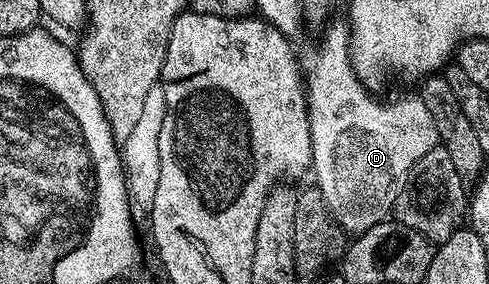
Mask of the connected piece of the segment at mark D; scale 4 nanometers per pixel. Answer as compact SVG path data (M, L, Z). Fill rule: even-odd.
M331 23L322 30L323 38L319 41L319 46L305 57L305 88L307 90L307 118L309 119L309 131L311 132L311 169L315 173L314 184L321 191L323 202L327 205L327 210L331 213L331 218L341 226L344 233L348 235L358 235L369 231L377 223L388 220L392 216L395 200L403 184L407 181L409 171L415 166L415 161L421 159L421 155L429 155L440 144L437 135L437 127L433 127L433 115L429 115L429 107L417 95L411 97L399 97L396 101L378 101L370 93L368 86L355 73L355 68L351 66L351 31L346 24L335 25Z

